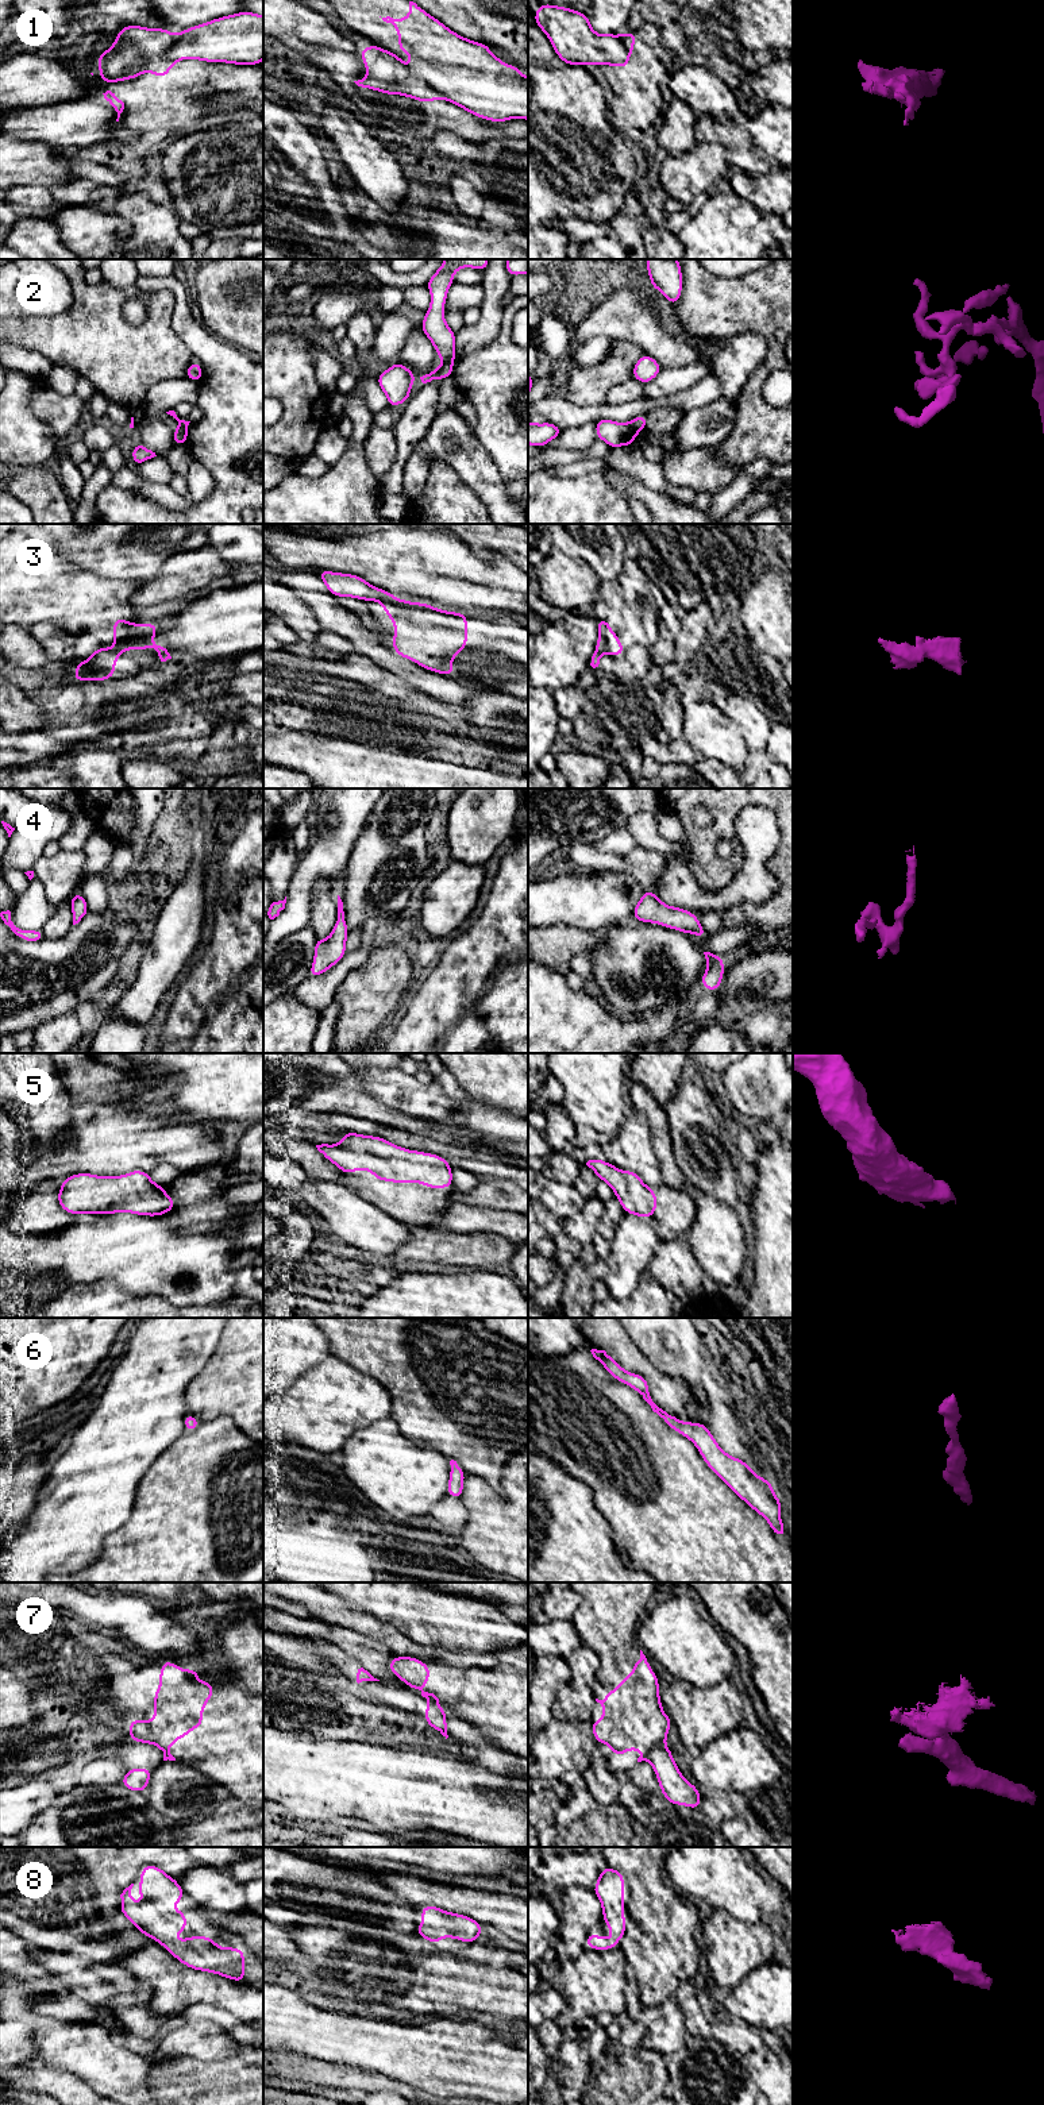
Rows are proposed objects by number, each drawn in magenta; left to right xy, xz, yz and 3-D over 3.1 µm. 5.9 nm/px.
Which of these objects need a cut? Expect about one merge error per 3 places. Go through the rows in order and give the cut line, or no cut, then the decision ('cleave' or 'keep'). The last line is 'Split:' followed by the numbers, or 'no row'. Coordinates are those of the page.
1: xz (409, 69), (445, 97) | cleave
2: xz (451, 361), (443, 363) | cleave
3: xz (397, 598), (389, 602), (380, 602) | cleave
4: no cut | keep
5: no cut | keep
6: no cut | keep
7: yz (663, 1743), (655, 1745), (646, 1758) | cleave
8: no cut | keep
Split: 1, 2, 3, 7

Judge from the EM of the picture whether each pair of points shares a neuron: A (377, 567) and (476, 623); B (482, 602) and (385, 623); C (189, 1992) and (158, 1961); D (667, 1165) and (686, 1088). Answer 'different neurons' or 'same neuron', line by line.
A: different neurons
B: different neurons
C: same neuron
D: different neurons

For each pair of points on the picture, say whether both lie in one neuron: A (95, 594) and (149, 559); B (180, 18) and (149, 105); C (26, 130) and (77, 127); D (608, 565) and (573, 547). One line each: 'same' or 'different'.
A: different
B: different
C: same
D: same

